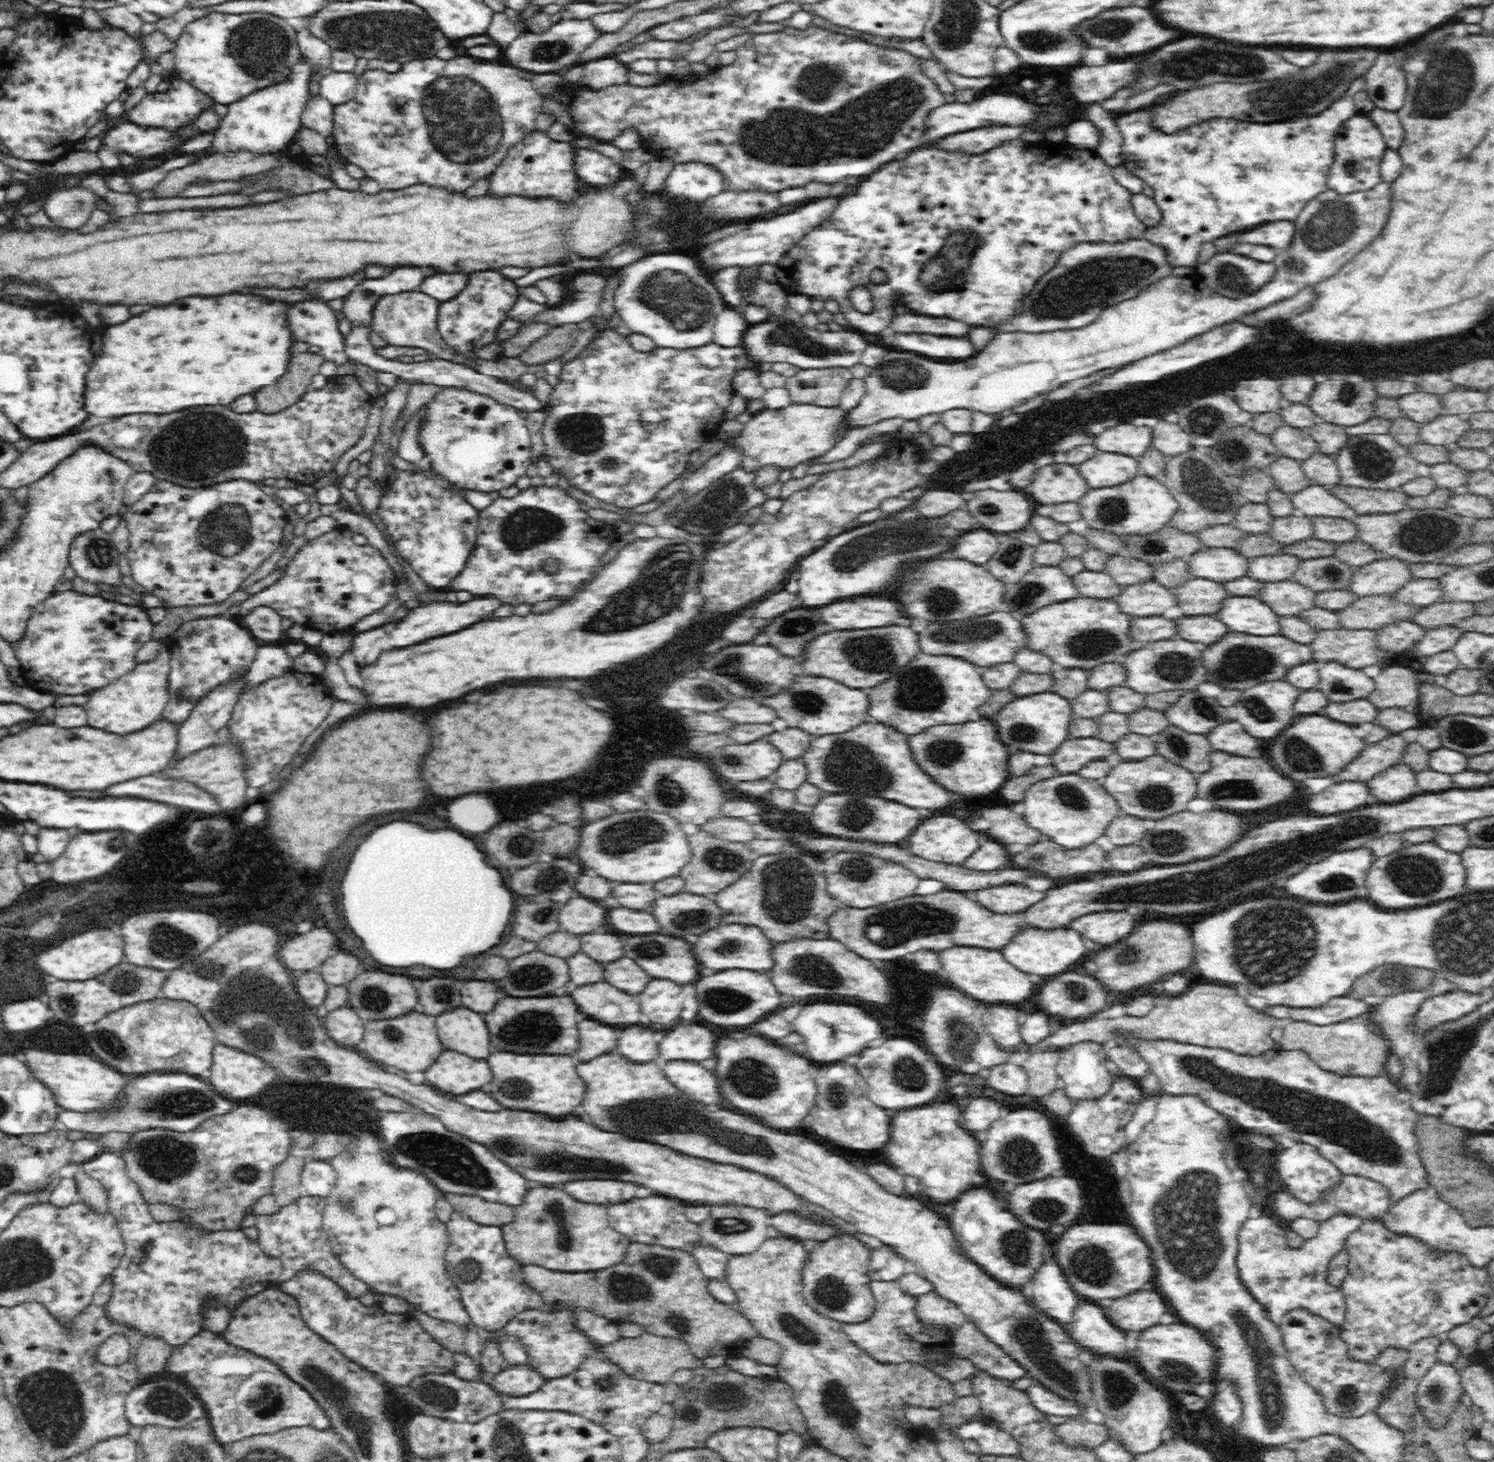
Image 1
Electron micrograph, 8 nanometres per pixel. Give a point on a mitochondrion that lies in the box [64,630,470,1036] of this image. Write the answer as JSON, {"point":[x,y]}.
{"point":[177,944]}

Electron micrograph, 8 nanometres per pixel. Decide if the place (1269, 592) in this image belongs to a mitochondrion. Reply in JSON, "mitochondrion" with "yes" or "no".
{"mitochondrion":"no"}

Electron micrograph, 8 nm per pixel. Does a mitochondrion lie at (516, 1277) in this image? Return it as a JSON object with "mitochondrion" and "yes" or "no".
{"mitochondrion":"no"}

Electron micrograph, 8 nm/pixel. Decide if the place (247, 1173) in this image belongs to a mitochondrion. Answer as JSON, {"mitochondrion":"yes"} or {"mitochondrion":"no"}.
{"mitochondrion":"yes"}

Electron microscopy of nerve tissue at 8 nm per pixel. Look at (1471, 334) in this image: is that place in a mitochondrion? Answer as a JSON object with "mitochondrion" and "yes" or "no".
{"mitochondrion":"no"}

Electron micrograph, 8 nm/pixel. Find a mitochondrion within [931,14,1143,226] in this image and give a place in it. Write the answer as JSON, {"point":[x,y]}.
{"point":[1033,39]}

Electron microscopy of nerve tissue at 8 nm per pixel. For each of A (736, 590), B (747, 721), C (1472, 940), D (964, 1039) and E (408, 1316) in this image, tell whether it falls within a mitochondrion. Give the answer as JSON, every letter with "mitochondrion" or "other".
{"A":"other","B":"other","C":"mitochondrion","D":"mitochondrion","E":"other"}

